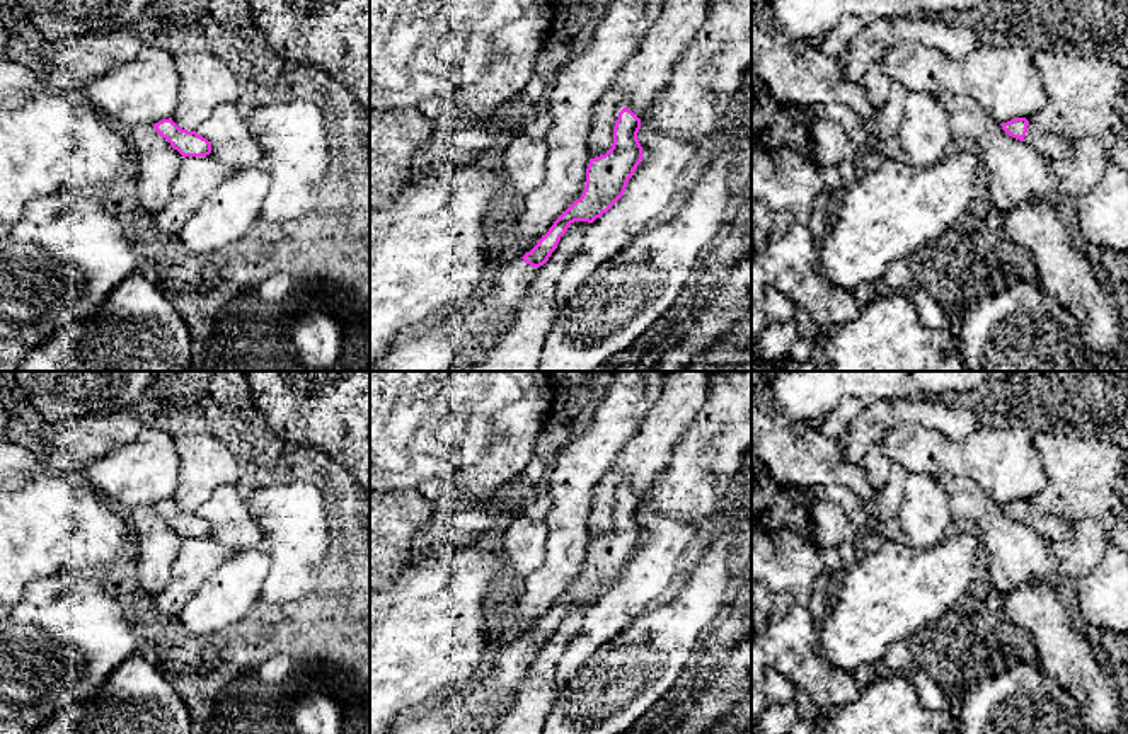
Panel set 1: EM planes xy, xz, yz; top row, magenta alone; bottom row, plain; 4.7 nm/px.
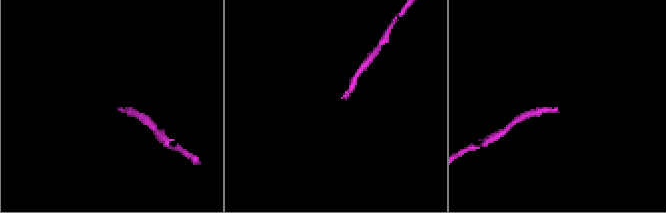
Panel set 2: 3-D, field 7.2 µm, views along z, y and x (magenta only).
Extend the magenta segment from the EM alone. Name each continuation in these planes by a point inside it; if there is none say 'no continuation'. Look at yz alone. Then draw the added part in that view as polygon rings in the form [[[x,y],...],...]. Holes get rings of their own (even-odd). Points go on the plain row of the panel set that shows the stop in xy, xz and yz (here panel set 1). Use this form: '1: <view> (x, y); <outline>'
1: yz (1050, 527); [[[1034,506],[1027,507],[1024,525],[1034,530],[1046,542],[1062,542],[1072,536],[1072,525],[1068,519]]]

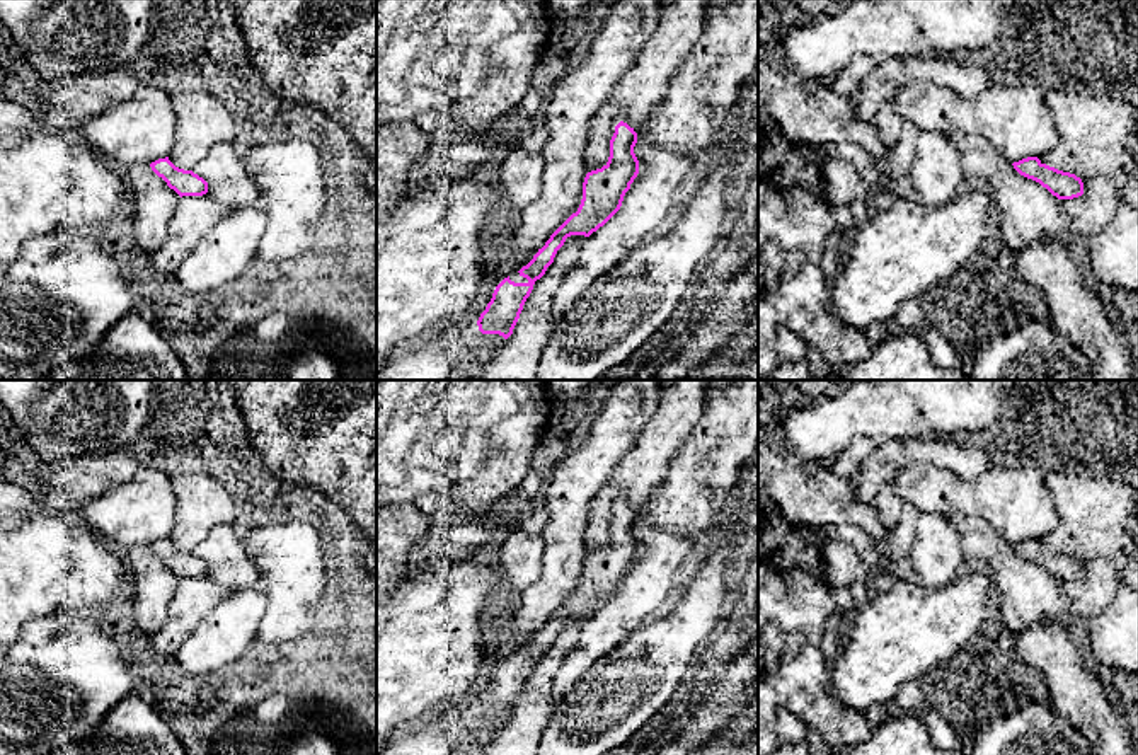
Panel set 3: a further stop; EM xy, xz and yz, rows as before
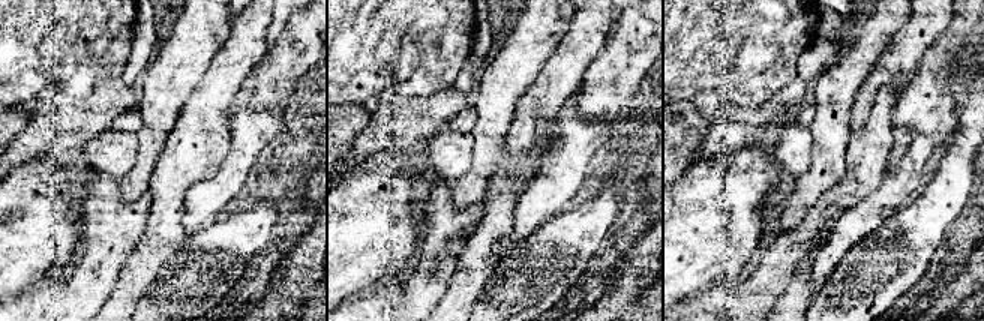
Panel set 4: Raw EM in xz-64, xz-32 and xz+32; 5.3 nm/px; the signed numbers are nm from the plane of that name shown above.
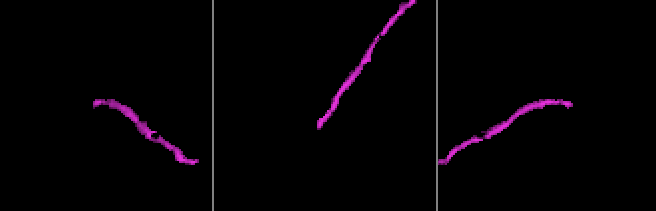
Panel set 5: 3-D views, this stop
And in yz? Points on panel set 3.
no continuation

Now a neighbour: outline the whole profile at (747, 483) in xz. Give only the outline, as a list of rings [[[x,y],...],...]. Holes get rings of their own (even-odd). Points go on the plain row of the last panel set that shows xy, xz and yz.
[[[758,447],[743,464],[734,486],[738,487],[739,494],[758,494]]]

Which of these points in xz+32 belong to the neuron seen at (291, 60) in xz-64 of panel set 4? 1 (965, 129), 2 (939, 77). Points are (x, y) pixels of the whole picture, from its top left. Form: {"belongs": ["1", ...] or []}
{"belongs": ["2"]}

